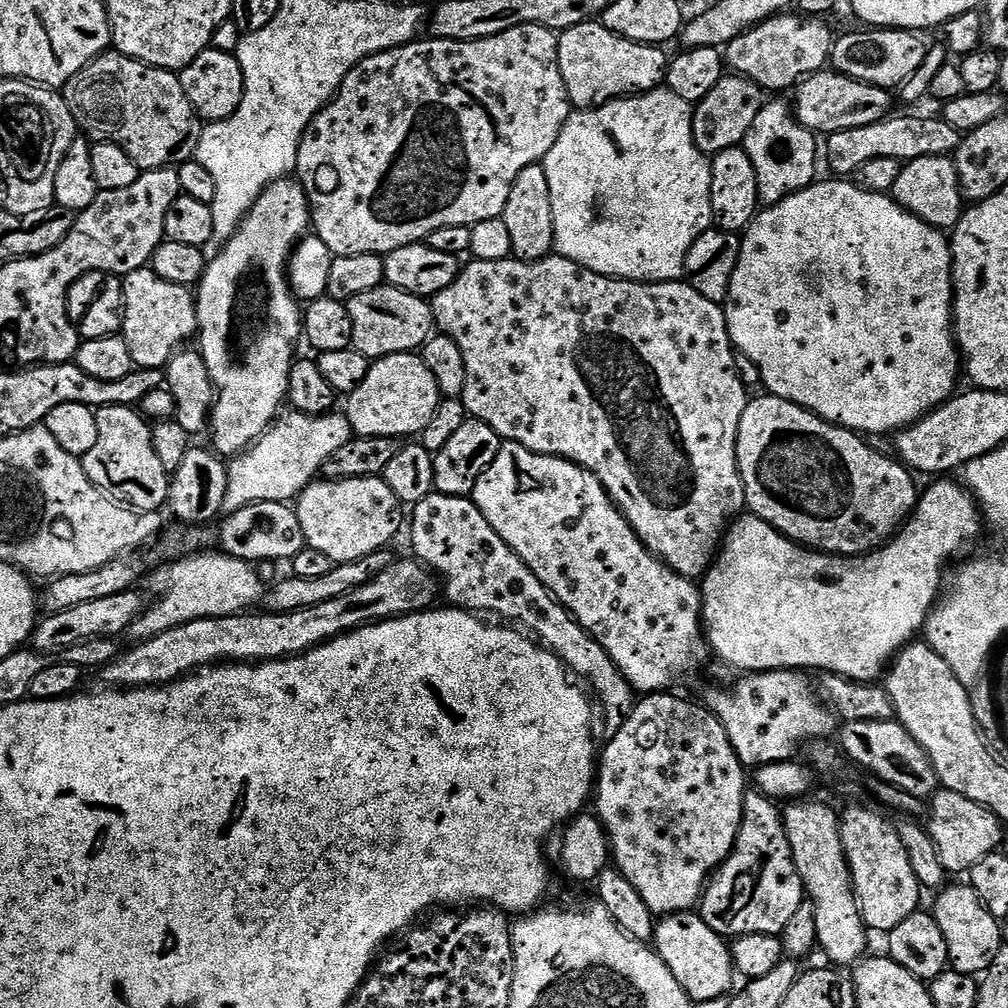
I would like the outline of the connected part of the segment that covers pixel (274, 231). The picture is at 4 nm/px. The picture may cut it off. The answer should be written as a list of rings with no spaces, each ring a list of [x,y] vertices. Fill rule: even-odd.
[[[285,178],[271,184],[258,198],[240,229],[223,244],[213,260],[211,257],[207,261],[204,276],[195,289],[198,351],[216,388],[210,421],[211,447],[221,457],[231,458],[243,452],[281,415],[280,403],[285,403],[292,362],[298,356],[295,344],[302,340],[302,304],[293,293],[288,265],[309,228],[308,196],[299,179]]]

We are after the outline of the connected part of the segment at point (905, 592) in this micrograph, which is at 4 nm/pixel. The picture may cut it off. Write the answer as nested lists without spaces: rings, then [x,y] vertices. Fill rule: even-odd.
[[[936,478],[931,481],[928,489],[919,493],[916,506],[911,516],[904,521],[899,532],[874,552],[863,556],[833,556],[818,552],[789,540],[762,518],[751,514],[741,514],[728,526],[727,533],[722,541],[722,547],[717,551],[715,560],[709,566],[699,585],[702,597],[702,631],[708,637],[708,646],[713,657],[716,656],[724,664],[729,664],[736,674],[751,674],[753,672],[777,672],[783,668],[793,670],[809,670],[817,668],[817,673],[827,674],[833,672],[844,676],[848,680],[857,680],[863,684],[879,681],[885,675],[886,669],[896,659],[898,653],[921,635],[922,629],[928,622],[928,615],[932,613],[938,601],[940,592],[940,567],[951,558],[955,552],[960,552],[980,532],[982,513],[971,492],[965,490],[952,478]]]

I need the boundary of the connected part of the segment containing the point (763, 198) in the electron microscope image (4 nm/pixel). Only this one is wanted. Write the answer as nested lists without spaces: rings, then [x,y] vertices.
[[[772,98],[764,103],[762,110],[758,110],[758,118],[754,118],[753,124],[750,125],[742,147],[756,171],[758,198],[761,205],[771,206],[782,202],[790,194],[808,188],[814,183],[817,179],[816,152],[818,156],[818,144],[816,148],[816,140],[817,137],[813,132],[797,122],[796,113],[791,103],[783,104],[780,98]]]

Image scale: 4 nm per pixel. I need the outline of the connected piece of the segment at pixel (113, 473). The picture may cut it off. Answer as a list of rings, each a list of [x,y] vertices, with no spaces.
[[[115,404],[109,408],[95,409],[98,426],[98,440],[90,452],[82,458],[84,473],[94,487],[105,496],[122,504],[126,508],[135,508],[138,512],[160,512],[168,502],[168,481],[170,473],[164,469],[158,454],[154,450],[152,429],[149,421],[135,407]]]

